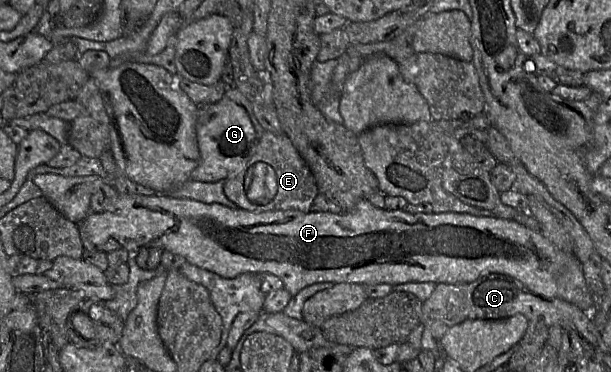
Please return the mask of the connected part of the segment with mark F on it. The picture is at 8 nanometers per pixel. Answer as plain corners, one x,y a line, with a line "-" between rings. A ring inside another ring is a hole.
154,194
118,195
111,209
101,213
90,212
77,225
80,236
86,233
94,245
115,239
129,253
135,253
143,247
157,247
223,278
235,278
244,273
270,273
282,280
283,288
292,296
309,285
322,282
464,284
488,273
501,273
519,280
529,290
543,297
562,299
585,312
591,312
595,307
576,256
561,251
541,232
535,232
515,220
456,212
410,214
402,209
376,208
366,199
360,200
352,210
340,213
303,213
298,210
250,212
217,203
205,204
167,194

